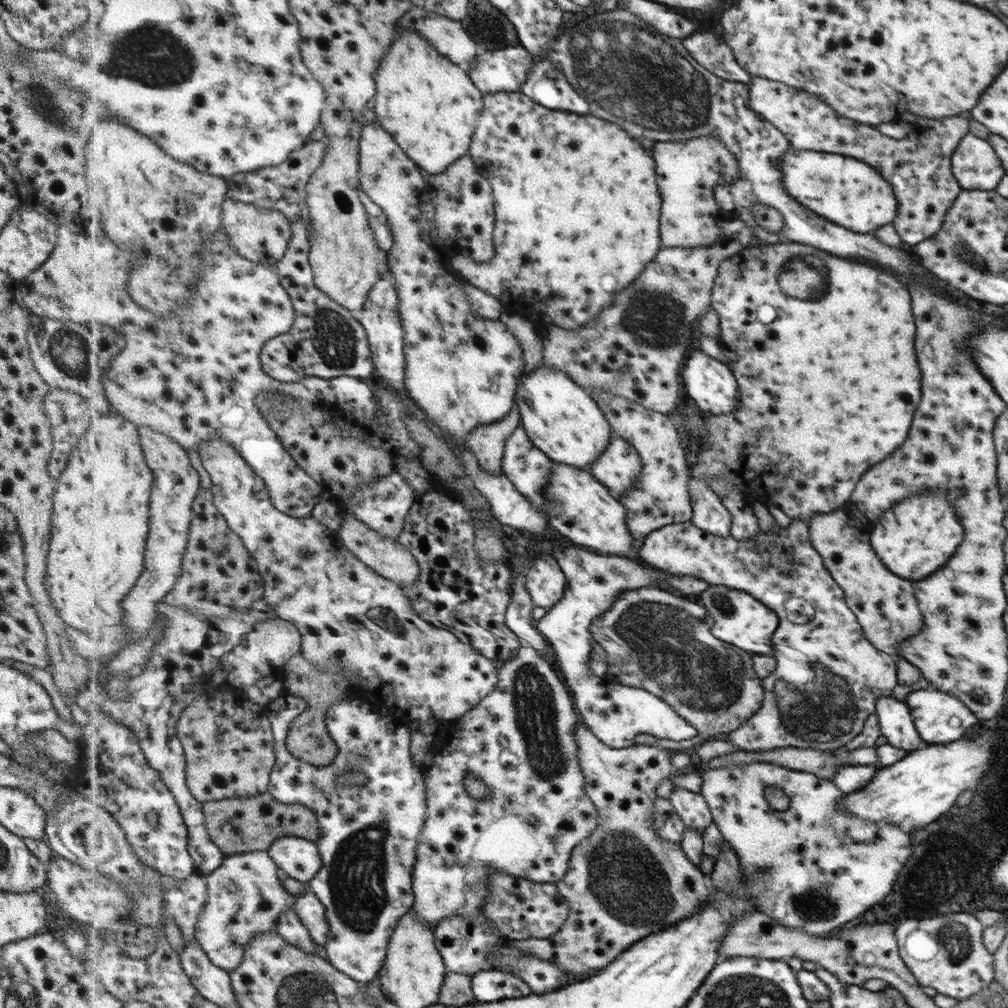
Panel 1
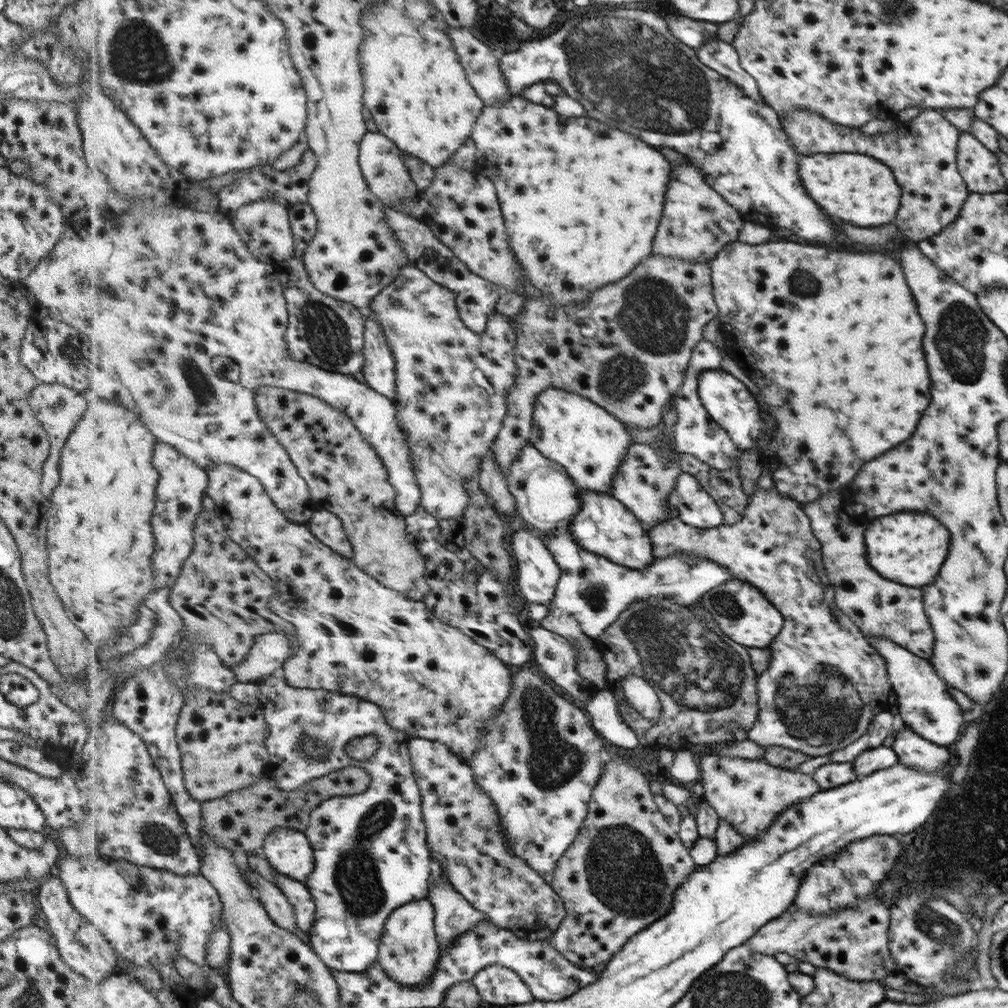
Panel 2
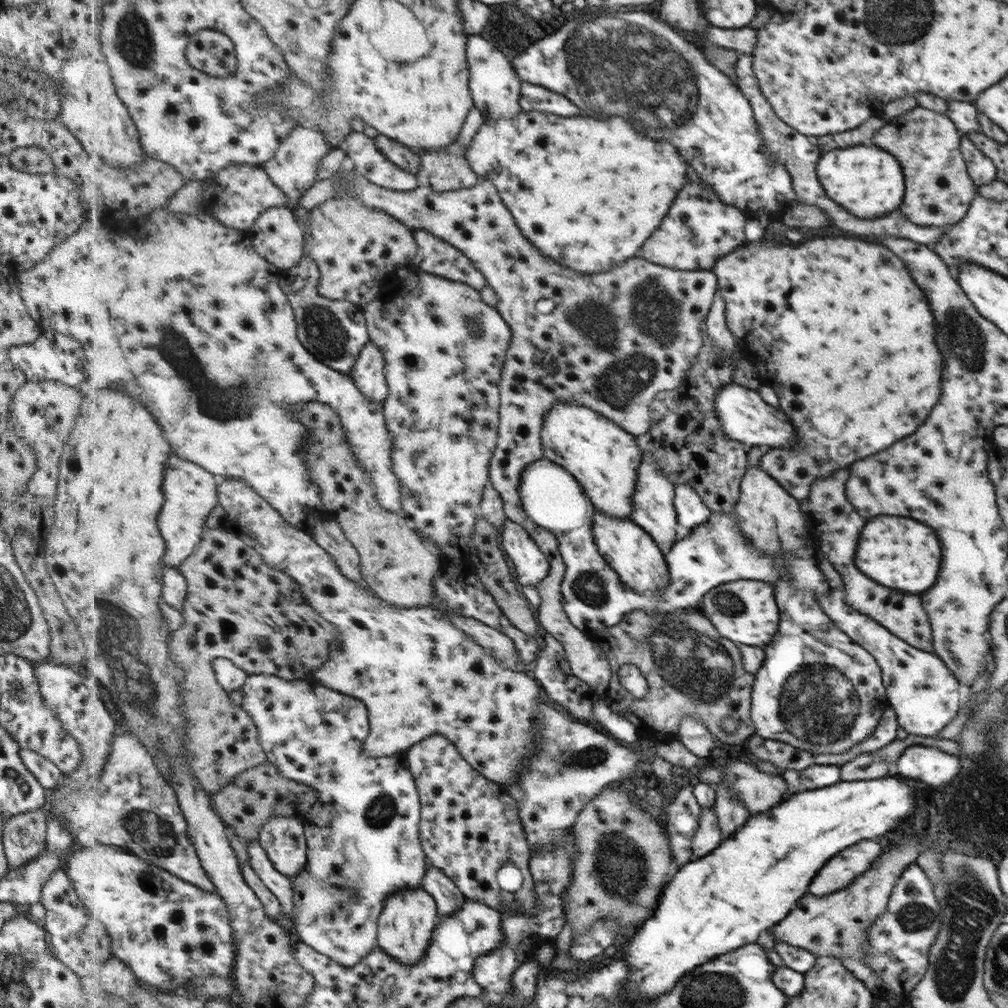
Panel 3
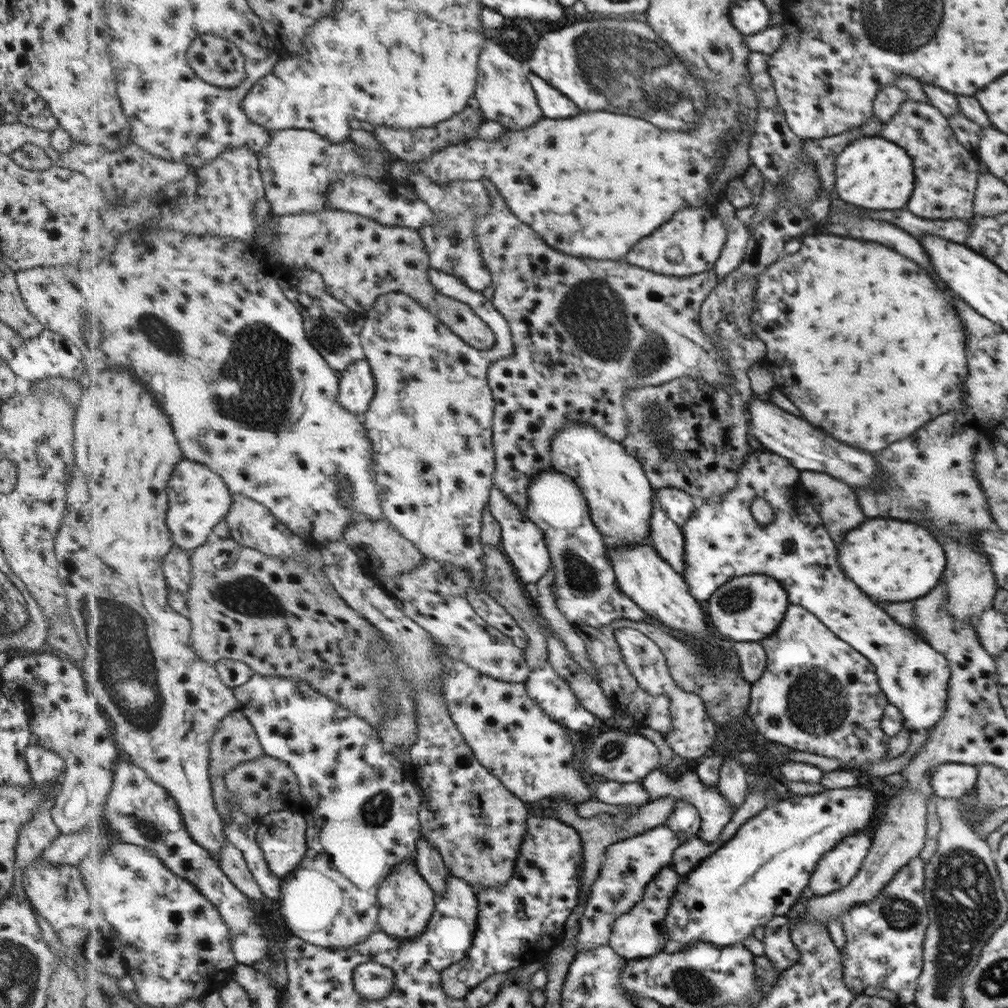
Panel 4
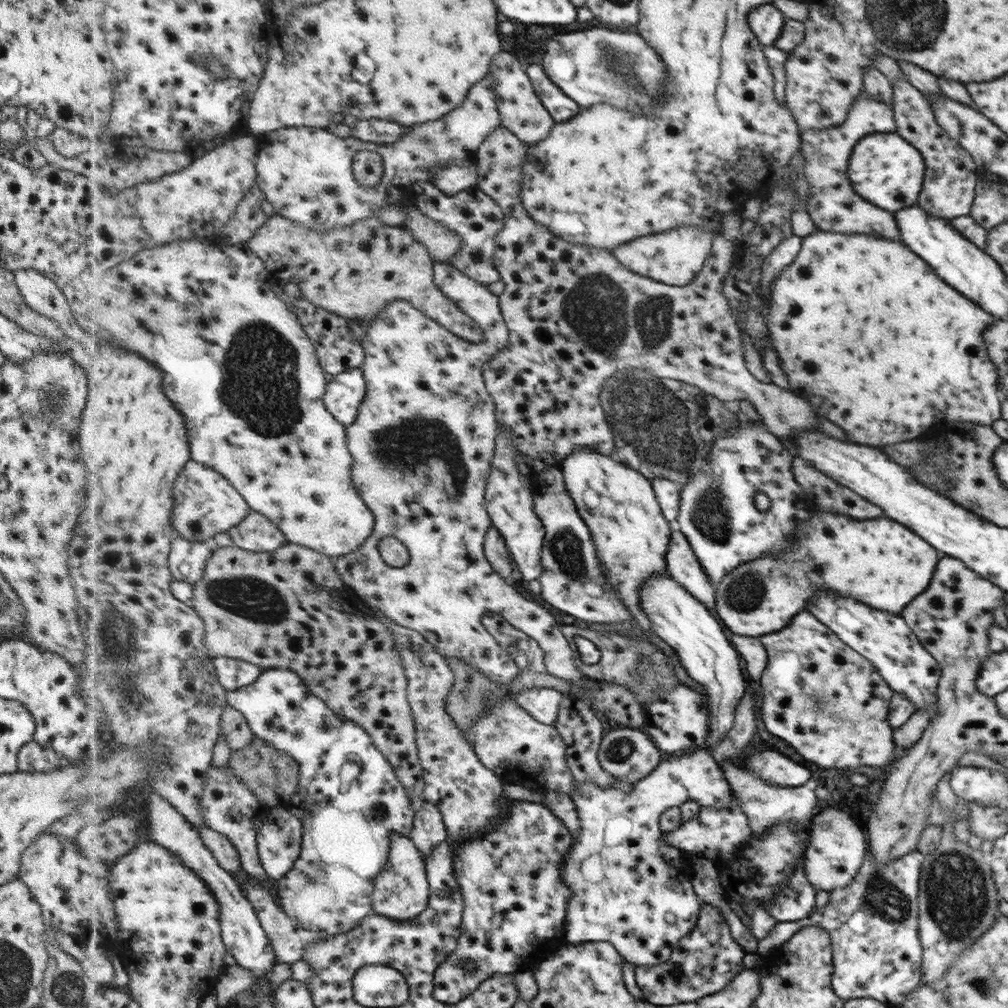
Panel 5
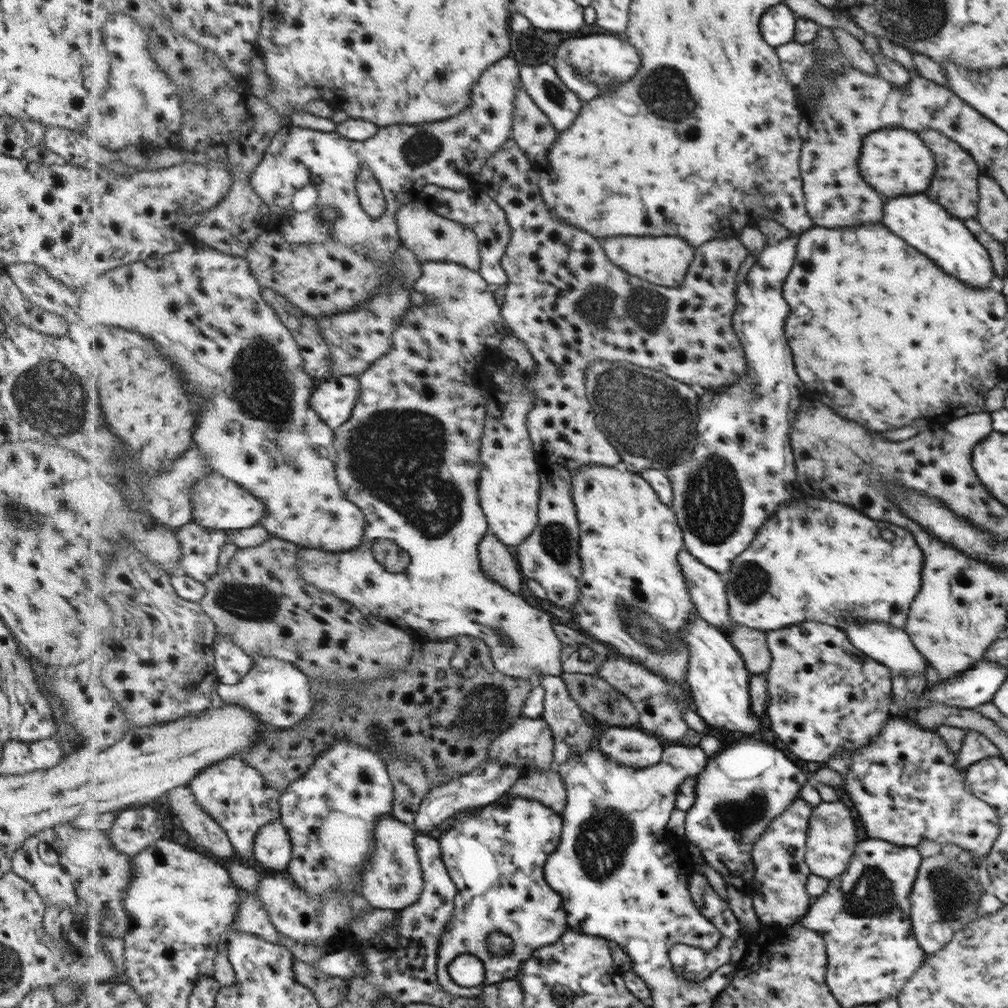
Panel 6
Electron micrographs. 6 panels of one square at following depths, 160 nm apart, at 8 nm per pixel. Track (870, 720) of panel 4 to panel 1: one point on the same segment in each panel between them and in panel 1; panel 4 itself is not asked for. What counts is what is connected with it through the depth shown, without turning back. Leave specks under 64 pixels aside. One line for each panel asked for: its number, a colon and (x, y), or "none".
1: (828, 676)
2: (824, 683)
3: (817, 690)

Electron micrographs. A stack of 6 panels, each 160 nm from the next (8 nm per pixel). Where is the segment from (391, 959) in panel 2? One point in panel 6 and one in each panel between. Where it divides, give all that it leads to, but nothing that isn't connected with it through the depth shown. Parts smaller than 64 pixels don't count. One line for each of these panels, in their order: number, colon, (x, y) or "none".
3: (406, 929)
4: (407, 901)
5: (402, 892)
6: (393, 878)

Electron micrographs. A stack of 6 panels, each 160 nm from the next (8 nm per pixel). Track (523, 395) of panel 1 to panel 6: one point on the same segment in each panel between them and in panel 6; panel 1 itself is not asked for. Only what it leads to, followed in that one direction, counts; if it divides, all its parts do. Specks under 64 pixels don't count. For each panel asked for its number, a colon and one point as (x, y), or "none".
2: (586, 439)
3: (605, 458)
4: (620, 495)
5: (632, 534)
6: (635, 598)

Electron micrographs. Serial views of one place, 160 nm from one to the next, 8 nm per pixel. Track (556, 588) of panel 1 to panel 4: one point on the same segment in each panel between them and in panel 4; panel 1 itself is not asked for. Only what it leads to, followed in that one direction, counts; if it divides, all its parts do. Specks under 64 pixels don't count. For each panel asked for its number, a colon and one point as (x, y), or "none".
2: (539, 574)
3: (531, 564)
4: (525, 545)

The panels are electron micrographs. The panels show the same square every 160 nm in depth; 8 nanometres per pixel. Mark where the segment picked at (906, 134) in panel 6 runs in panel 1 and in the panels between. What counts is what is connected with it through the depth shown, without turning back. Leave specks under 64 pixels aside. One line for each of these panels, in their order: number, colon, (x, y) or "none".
1: (843, 189)
2: (856, 188)
3: (867, 181)
4: (871, 172)
5: (884, 168)

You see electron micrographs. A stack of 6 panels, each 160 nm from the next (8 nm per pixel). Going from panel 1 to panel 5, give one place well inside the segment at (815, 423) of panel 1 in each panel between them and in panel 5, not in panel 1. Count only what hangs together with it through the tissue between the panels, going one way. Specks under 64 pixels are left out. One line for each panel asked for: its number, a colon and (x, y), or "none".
2: (844, 366)
3: (834, 326)
4: (861, 340)
5: (883, 348)

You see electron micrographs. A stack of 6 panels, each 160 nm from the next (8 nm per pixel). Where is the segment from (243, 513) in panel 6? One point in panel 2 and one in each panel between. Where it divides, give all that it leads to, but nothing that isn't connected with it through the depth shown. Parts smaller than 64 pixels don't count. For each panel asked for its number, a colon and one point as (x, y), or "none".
2: (183, 484)
3: (190, 491)
4: (199, 499)
5: (206, 504)

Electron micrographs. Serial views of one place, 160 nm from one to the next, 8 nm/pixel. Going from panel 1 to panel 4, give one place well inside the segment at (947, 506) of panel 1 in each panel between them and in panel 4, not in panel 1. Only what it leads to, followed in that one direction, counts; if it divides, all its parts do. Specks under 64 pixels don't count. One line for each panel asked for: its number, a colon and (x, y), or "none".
2: (909, 550)
3: (898, 553)
4: (891, 561)

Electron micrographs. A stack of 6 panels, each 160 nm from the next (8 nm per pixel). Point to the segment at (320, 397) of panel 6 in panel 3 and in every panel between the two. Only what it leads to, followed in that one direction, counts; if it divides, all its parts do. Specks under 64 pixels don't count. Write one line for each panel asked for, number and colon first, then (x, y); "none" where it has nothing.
3: (369, 375)
4: (358, 383)
5: (347, 391)

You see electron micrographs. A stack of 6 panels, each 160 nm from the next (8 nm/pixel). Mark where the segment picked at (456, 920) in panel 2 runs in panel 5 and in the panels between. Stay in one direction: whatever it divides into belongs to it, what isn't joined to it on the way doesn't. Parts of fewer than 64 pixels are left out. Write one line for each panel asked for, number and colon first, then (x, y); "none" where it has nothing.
3: (449, 898)
4: (430, 861)
5: (430, 829)

